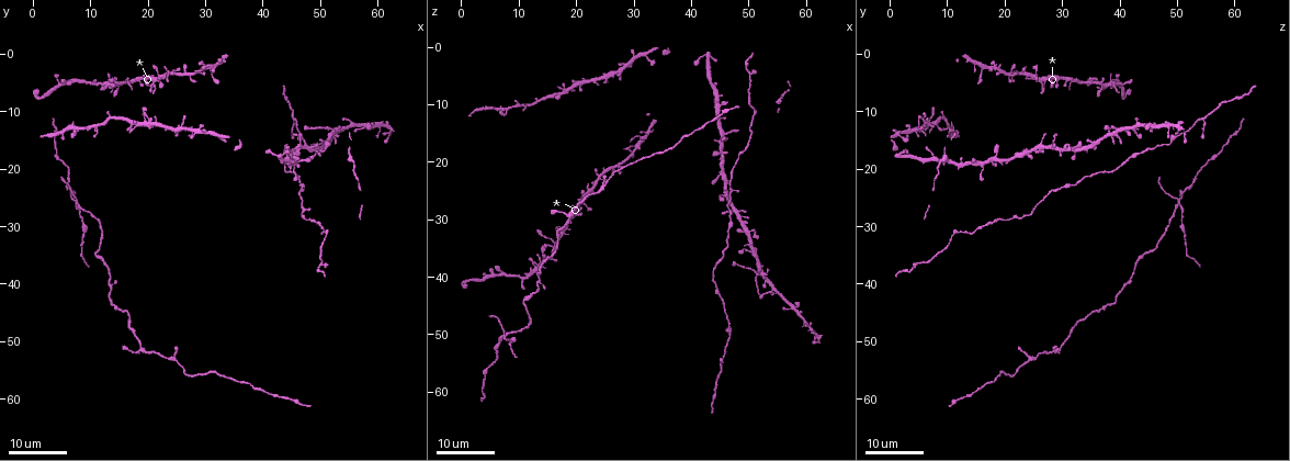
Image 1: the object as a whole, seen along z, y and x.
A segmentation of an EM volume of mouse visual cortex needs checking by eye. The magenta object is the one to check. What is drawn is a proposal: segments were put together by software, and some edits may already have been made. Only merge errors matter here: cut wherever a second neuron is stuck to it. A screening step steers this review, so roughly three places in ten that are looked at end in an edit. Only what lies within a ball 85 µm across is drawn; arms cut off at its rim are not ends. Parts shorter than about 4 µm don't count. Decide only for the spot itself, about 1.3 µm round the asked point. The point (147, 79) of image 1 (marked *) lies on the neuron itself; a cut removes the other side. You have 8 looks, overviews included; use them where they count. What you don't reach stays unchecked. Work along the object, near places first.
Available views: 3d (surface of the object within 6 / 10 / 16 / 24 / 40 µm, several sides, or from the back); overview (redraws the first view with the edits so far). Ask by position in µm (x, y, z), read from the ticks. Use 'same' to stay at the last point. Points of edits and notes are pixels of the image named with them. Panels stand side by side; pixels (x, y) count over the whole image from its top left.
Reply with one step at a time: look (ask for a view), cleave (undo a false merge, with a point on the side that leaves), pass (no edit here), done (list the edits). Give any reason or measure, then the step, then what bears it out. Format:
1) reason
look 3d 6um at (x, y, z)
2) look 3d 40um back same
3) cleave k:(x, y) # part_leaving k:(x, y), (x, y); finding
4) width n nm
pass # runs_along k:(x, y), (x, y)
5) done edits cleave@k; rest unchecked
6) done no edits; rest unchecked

a fork
look 3d 24um at (45.5, 19.0, 15.5)

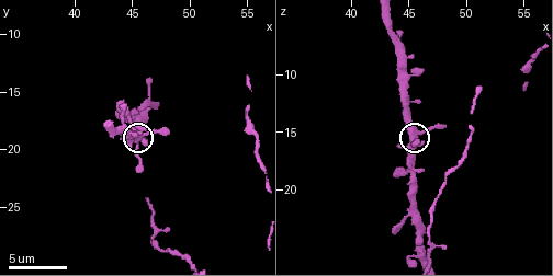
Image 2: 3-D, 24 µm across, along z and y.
look 3d 10um same

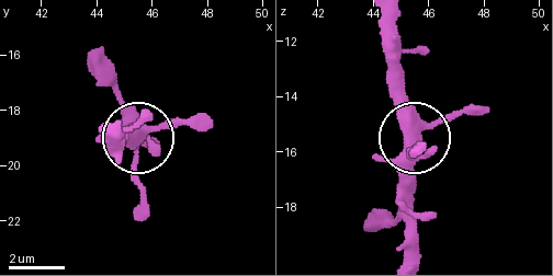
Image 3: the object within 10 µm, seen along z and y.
arms 3
pass # all the same neuron

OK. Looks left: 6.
four-way junction
look 3d 16um at (7.0, 25.5, 50.5)

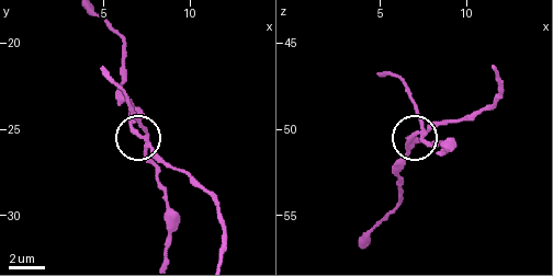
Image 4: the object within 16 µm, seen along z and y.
look 3d 6um at (7.0, 25.4, 50.3)

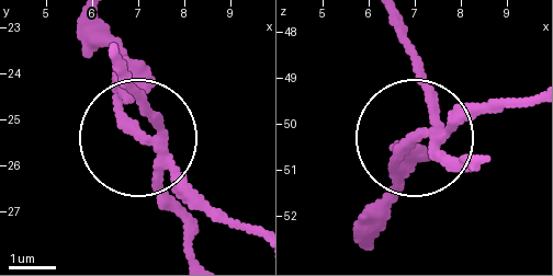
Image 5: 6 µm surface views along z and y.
side_arm 20 um
cleave 5:(454, 170) # part_leaving 5:(164, 150), (164, 194), (187, 253); two neurons meet here

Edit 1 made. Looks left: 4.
look overview

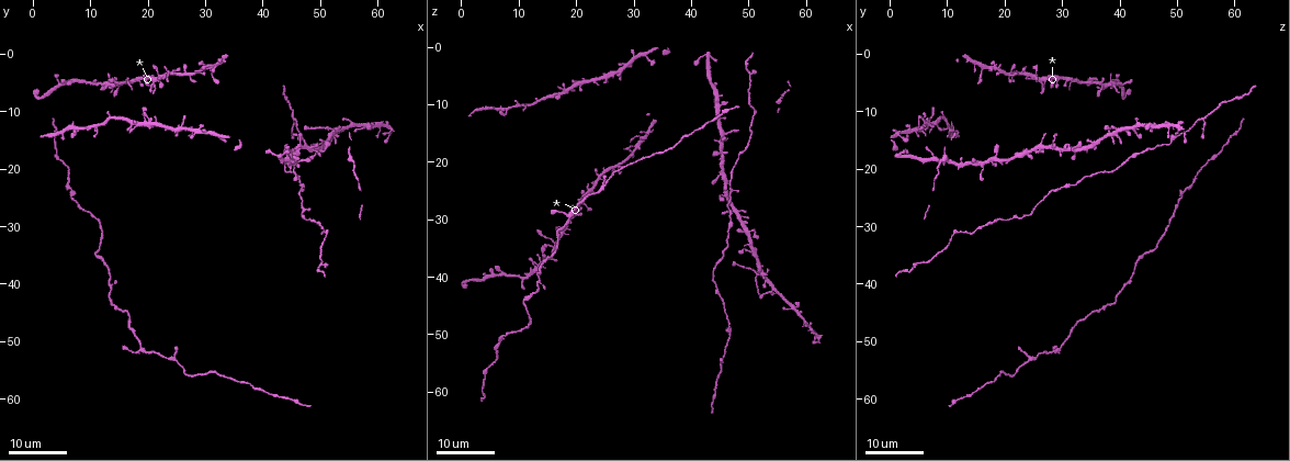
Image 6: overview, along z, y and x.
four-way junction
look 3d 24um at (16.0, 5.0, 34.5)

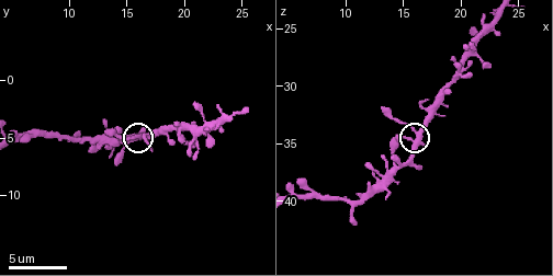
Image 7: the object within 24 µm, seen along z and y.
look 3d 6um at (16.2, 4.6, 34.0)

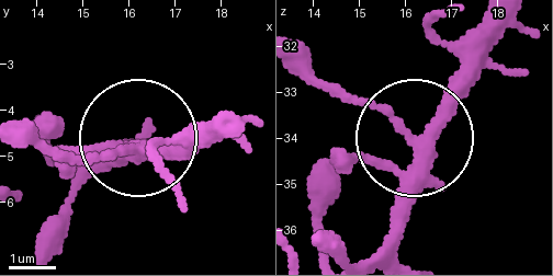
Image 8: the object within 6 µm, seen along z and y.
pass # runs_along 8:(507, 27), (464, 99), (417, 138), (315, 79); continuous, no second neuron

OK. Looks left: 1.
done edits cleave@5; rest unchecked

